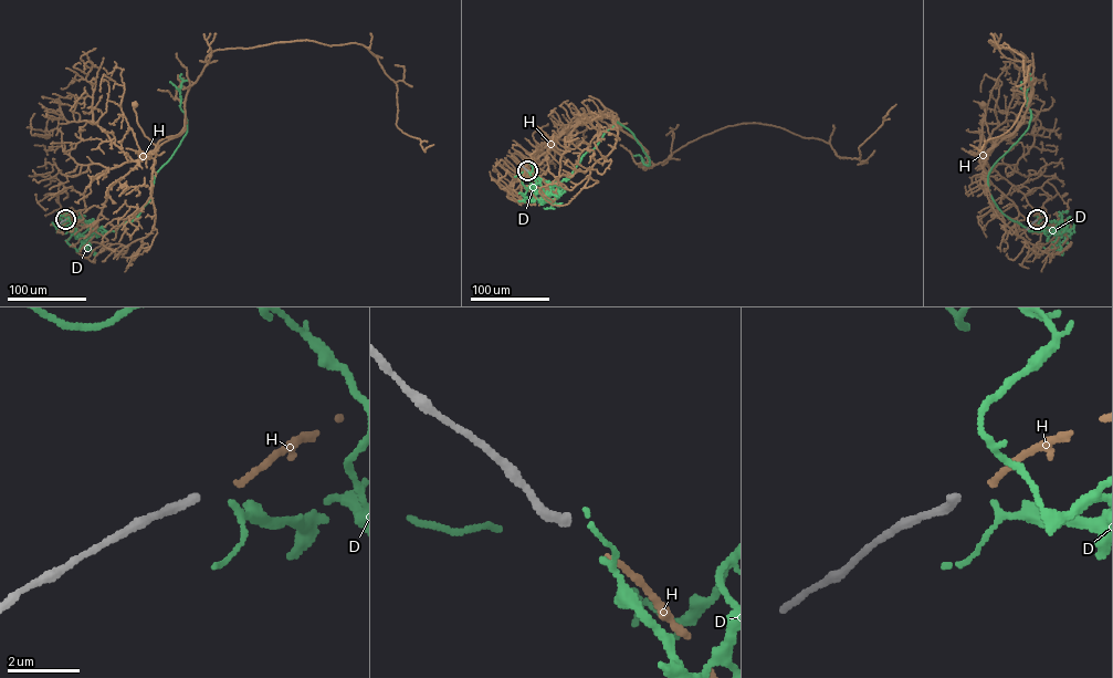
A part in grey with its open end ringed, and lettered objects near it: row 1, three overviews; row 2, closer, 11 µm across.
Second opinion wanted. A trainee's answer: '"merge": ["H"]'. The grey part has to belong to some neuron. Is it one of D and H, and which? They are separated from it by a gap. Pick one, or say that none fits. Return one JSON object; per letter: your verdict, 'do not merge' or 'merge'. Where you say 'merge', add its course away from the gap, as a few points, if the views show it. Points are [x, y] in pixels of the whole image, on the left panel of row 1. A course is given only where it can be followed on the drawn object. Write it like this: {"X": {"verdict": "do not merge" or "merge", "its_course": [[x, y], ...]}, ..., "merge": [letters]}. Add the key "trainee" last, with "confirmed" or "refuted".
{"D": {"verdict": "do not merge"}, "H": {"verdict": "merge", "its_course": [[65, 219], [85, 208], [83, 194], [95, 178], [107, 169], [143, 159], [155, 148], [138, 124], [134, 105]]}, "merge": ["H"], "trainee": "confirmed"}

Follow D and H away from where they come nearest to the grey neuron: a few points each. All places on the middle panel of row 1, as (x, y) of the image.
D: (528, 171), (558, 187), (617, 122), (628, 128), (641, 146), (649, 159), (648, 165), (642, 160), (644, 165)
H: (528, 171), (539, 181), (548, 167), (546, 157), (553, 144), (579, 123), (608, 117), (618, 126), (597, 116)

